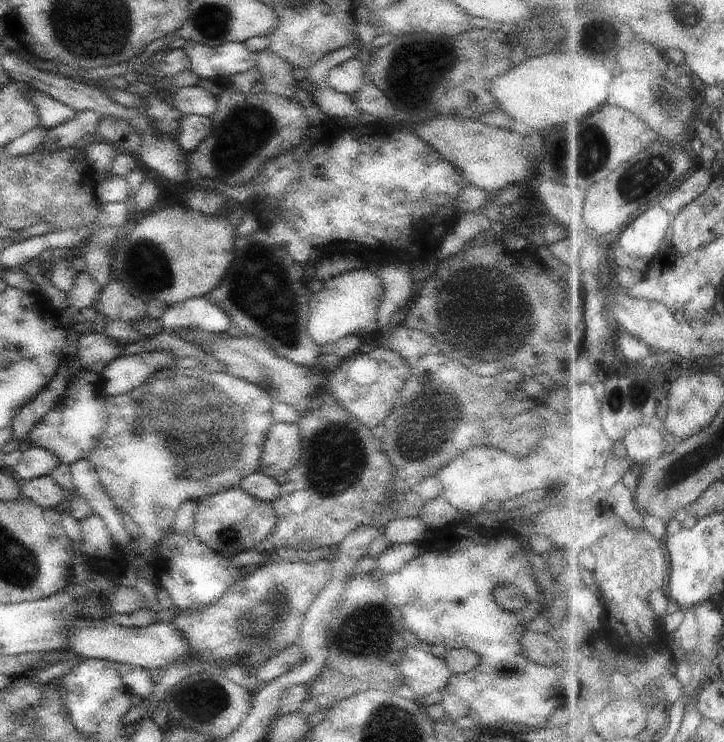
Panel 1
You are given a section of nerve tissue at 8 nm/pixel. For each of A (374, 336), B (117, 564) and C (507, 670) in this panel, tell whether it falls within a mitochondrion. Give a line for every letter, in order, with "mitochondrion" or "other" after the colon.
A: other
B: other
C: other

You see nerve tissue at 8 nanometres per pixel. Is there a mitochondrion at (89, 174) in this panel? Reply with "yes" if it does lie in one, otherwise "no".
no

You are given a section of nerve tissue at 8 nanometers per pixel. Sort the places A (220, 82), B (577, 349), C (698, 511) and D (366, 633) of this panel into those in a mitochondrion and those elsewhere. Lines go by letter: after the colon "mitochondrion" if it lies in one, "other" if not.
A: other
B: other
C: other
D: mitochondrion

